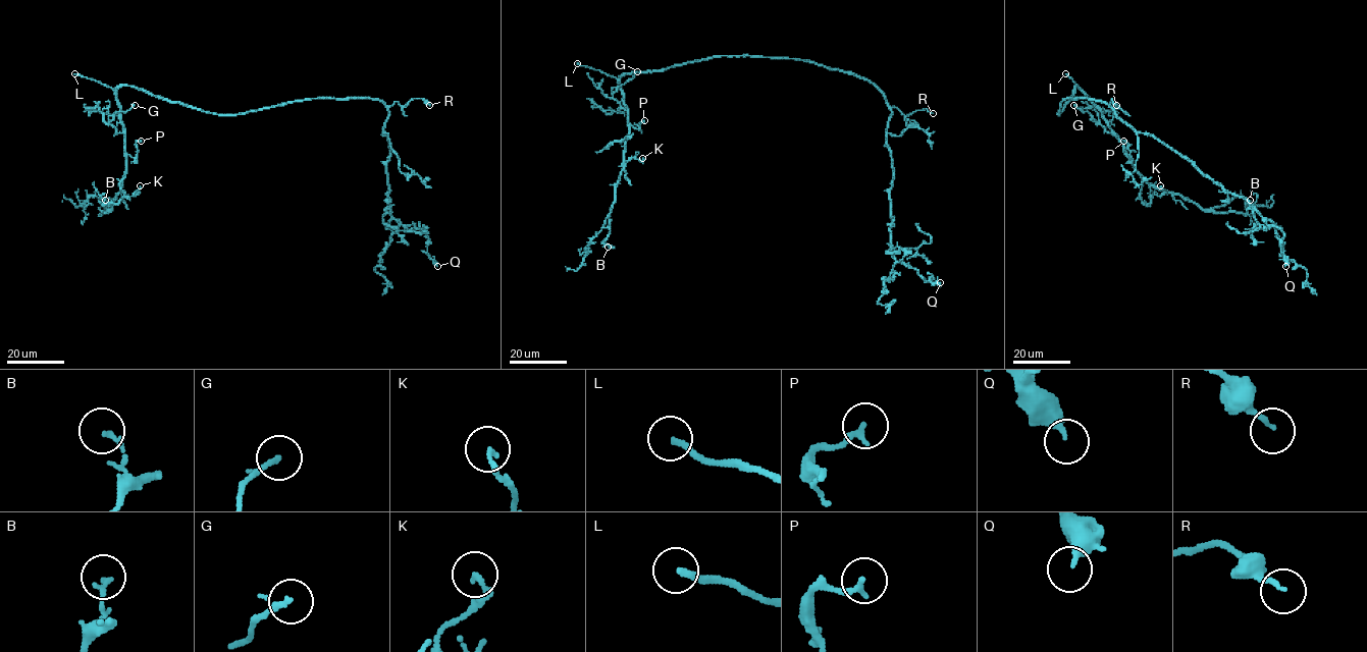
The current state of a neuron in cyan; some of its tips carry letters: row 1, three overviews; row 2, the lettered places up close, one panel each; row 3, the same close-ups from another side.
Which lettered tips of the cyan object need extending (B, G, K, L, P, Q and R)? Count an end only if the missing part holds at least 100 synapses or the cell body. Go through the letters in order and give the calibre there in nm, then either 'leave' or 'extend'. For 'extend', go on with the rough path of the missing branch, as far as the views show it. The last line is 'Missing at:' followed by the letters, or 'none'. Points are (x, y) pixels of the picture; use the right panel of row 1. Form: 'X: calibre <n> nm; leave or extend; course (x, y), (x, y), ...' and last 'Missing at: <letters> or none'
B: calibre 140 nm; leave
G: calibre 180 nm; leave
K: calibre 160 nm; leave
L: calibre 200 nm; extend
P: calibre 190 nm; leave
Q: calibre 200 nm; leave
R: calibre 130 nm; leave
Missing at: L

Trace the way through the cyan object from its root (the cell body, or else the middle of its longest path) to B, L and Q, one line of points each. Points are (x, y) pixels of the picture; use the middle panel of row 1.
B: (771, 57), (719, 56), (620, 78), (629, 137), (608, 214), (610, 233), (603, 242), (608, 247)
L: (771, 57), (719, 56), (659, 71), (623, 73), (618, 78), (577, 63)
Q: (771, 57), (850, 71), (883, 95), (891, 110), (892, 256), (940, 282)

